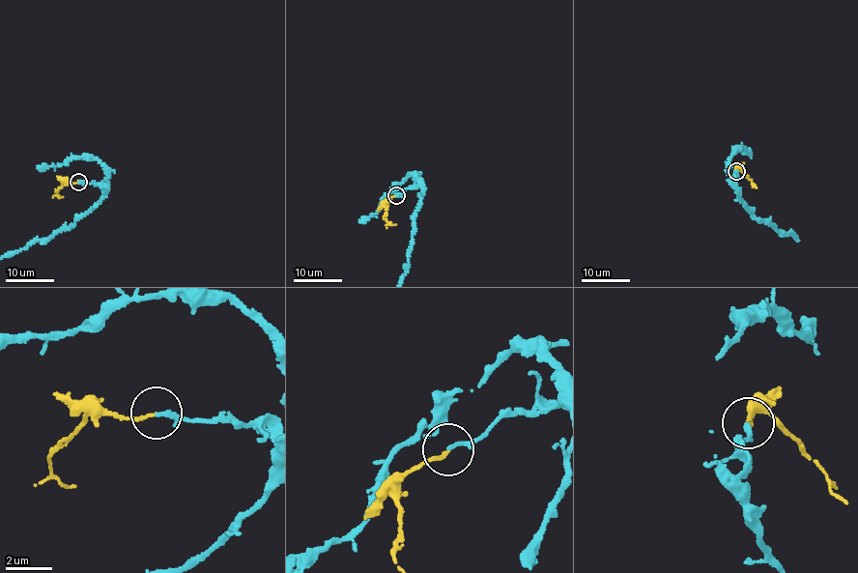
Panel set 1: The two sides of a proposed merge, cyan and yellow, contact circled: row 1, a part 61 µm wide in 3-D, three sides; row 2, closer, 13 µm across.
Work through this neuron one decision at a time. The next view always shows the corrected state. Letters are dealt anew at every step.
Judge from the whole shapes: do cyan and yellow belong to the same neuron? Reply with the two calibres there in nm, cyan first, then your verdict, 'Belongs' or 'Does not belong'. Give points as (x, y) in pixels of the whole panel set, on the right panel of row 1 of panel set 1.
Thickness 160 nm (cyan) against 130 nm. Belongs

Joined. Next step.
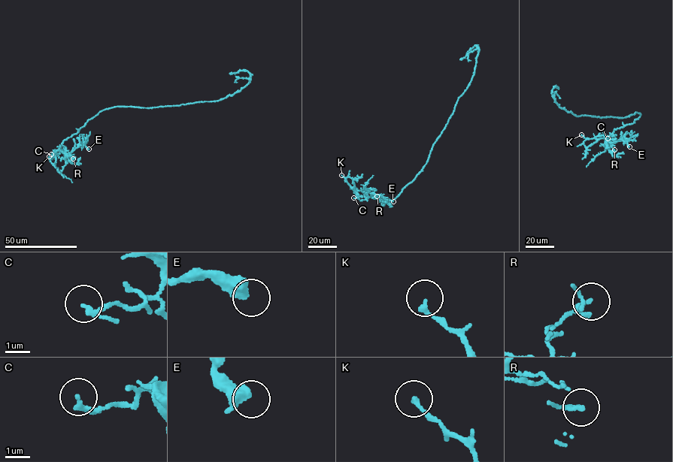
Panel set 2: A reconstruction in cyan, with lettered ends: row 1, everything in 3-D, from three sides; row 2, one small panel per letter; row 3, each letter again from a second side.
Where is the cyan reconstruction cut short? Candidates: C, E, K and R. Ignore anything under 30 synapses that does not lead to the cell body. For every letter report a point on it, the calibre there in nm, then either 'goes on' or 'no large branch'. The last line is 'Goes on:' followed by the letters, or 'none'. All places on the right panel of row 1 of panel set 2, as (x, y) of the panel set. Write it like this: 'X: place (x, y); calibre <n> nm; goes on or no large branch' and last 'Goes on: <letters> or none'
C: place (607, 138); calibre 130 nm; no large branch
E: place (629, 146); calibre 550 nm; no large branch
K: place (581, 134); calibre 170 nm; no large branch
R: place (614, 149); calibre 130 nm; no large branch
Goes on: none

